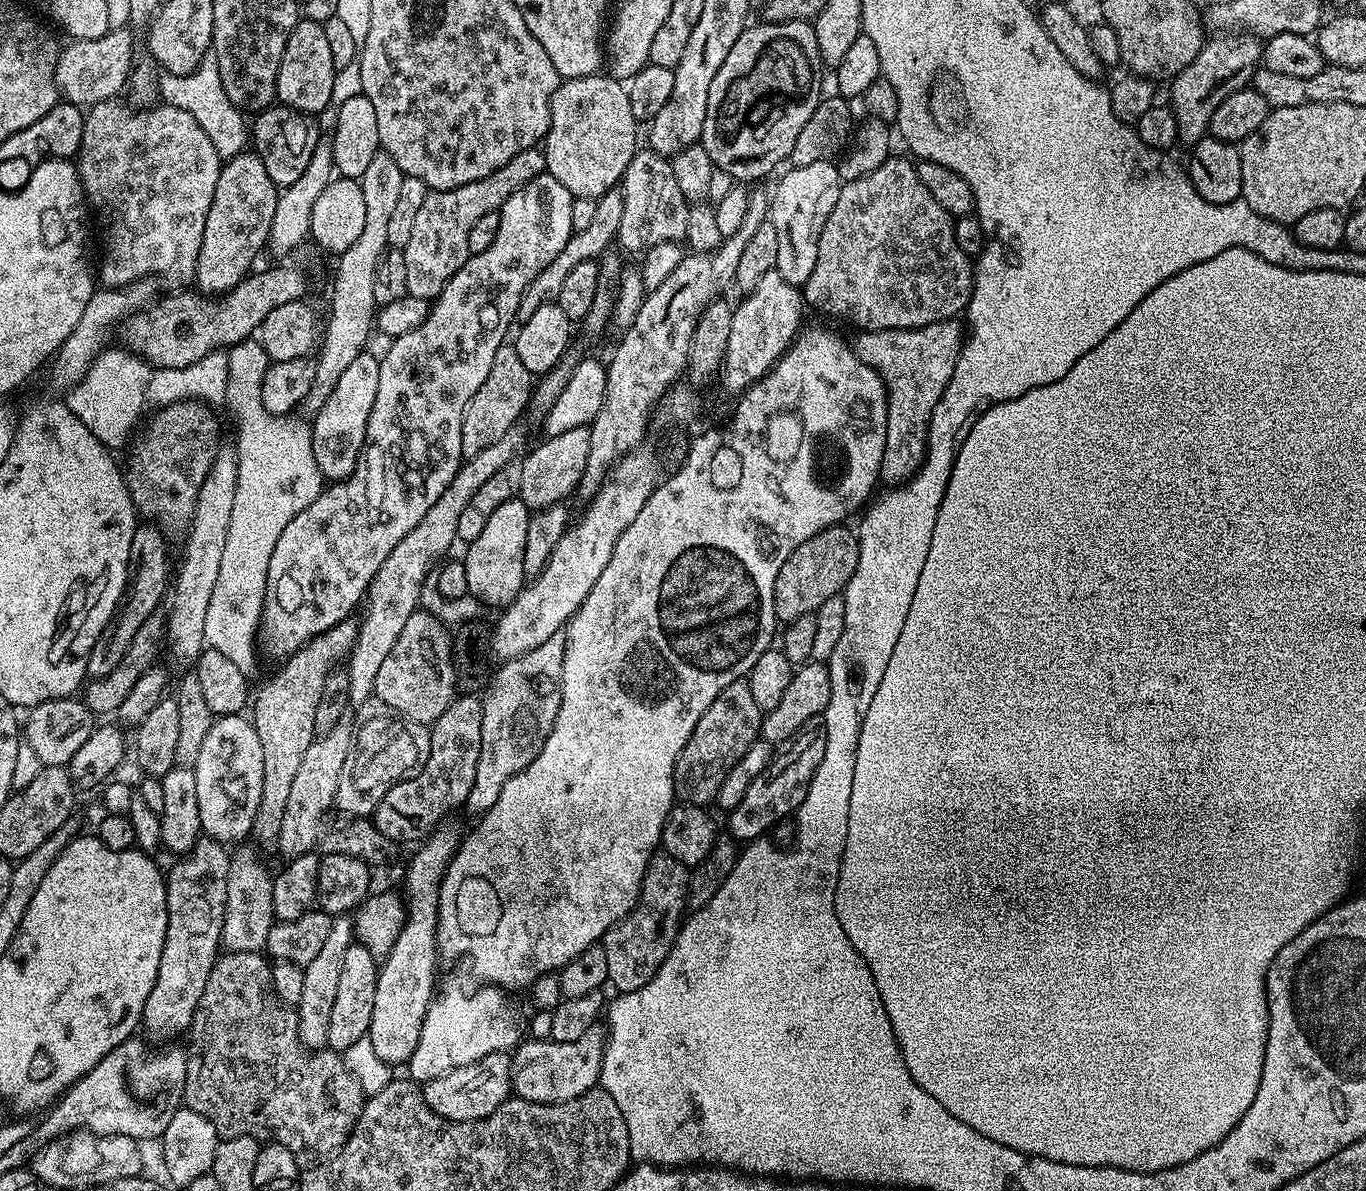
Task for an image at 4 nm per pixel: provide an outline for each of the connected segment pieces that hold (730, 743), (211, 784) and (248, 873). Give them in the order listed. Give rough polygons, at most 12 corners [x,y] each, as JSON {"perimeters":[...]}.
{"perimeters":[[[747,679],[698,718],[672,775],[686,804],[711,805],[761,739]],[[213,719],[194,767],[203,835],[251,833],[262,742],[251,719]],[[257,849],[228,861],[220,935],[259,952],[274,923],[272,880]]]}

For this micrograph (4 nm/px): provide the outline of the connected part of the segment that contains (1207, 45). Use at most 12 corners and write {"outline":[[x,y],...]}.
{"outline":[[1216,34],[1171,77],[1177,141],[1197,144],[1253,83],[1262,44]]}

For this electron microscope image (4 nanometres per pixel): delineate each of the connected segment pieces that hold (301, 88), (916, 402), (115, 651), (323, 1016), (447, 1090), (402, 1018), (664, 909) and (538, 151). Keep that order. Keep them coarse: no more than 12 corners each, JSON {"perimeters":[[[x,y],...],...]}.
{"perimeters":[[[297,19],[276,79],[283,107],[332,104],[336,69],[323,23]],[[953,318],[861,331],[888,392],[880,480],[924,463],[928,423],[966,332]],[[155,523],[130,542],[128,585],[90,650],[88,676],[126,658],[138,626],[170,588],[168,544]],[[337,915],[295,1005],[305,1049],[328,1048],[351,915]],[[486,1054],[427,1081],[426,1106],[484,1120],[513,1095],[512,1057]],[[445,822],[404,872],[398,942],[376,973],[370,1046],[418,1050],[438,965],[440,887],[462,832]],[[652,853],[601,941],[608,984],[642,990],[682,927],[689,865]],[[544,150],[478,182],[429,191],[406,258],[408,295],[435,300],[482,214],[545,175]]]}

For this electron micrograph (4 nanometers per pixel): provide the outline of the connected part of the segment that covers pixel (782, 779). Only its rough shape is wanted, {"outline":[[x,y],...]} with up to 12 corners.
{"outline":[[801,730],[727,813],[727,835],[759,840],[795,813],[826,754]]}

